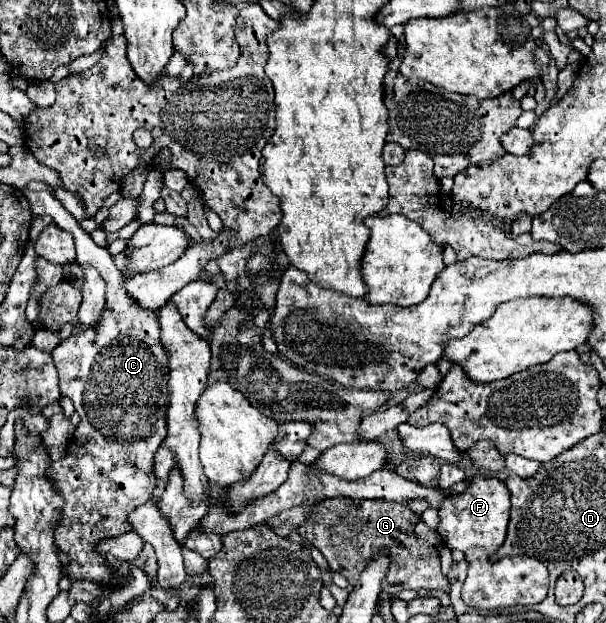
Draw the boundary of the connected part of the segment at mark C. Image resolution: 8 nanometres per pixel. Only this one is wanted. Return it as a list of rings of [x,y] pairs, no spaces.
[[[24,189],[24,195],[30,201],[34,215],[50,215],[54,223],[74,235],[78,253],[76,261],[80,265],[94,267],[106,281],[106,315],[102,315],[102,323],[70,335],[52,351],[54,365],[60,377],[60,393],[62,397],[72,399],[74,409],[80,415],[80,425],[74,431],[74,441],[67,445],[66,457],[54,461],[54,467],[50,467],[50,475],[58,479],[58,487],[62,487],[62,495],[66,495],[66,515],[62,515],[62,527],[58,527],[58,545],[68,545],[66,555],[70,557],[70,563],[64,567],[66,577],[72,583],[78,579],[86,579],[108,585],[116,571],[110,567],[104,555],[96,551],[96,545],[100,543],[100,539],[120,537],[132,531],[128,515],[136,507],[146,503],[156,487],[156,475],[152,475],[154,453],[166,437],[166,399],[170,373],[166,355],[168,351],[160,343],[158,313],[152,309],[144,309],[128,295],[128,291],[124,289],[124,275],[114,265],[108,249],[98,247],[82,229],[82,225],[66,211],[66,207],[48,191]]]

